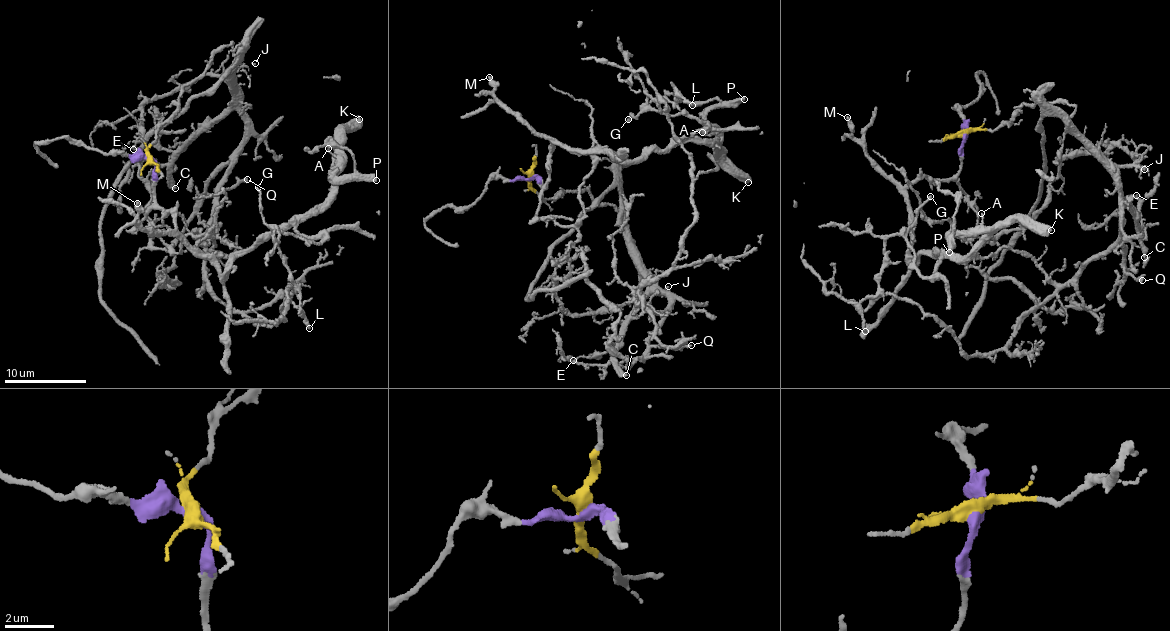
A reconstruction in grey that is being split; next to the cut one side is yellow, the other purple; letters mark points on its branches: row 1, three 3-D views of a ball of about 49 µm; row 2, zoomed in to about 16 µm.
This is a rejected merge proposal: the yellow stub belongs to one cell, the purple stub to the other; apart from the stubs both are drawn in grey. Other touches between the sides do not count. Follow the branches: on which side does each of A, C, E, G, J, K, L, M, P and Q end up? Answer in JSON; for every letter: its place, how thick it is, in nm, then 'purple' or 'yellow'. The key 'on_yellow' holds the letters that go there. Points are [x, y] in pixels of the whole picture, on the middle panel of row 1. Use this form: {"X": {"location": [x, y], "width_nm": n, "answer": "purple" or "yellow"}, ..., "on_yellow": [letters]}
{"A": {"location": [702, 132], "width_nm": 140, "answer": "purple"}, "C": {"location": [626, 375], "width_nm": 320, "answer": "yellow"}, "E": {"location": [573, 360], "width_nm": 80, "answer": "yellow"}, "G": {"location": [628, 119], "width_nm": 180, "answer": "purple"}, "J": {"location": [668, 286], "width_nm": 90, "answer": "yellow"}, "K": {"location": [748, 182], "width_nm": 550, "answer": "purple"}, "L": {"location": [692, 105], "width_nm": 200, "answer": "purple"}, "M": {"location": [489, 77], "width_nm": 320, "answer": "purple"}, "P": {"location": [744, 99], "width_nm": 500, "answer": "purple"}, "Q": {"location": [691, 345], "width_nm": 180, "answer": "yellow"}, "on_yellow": ["C", "E", "J", "Q"]}

